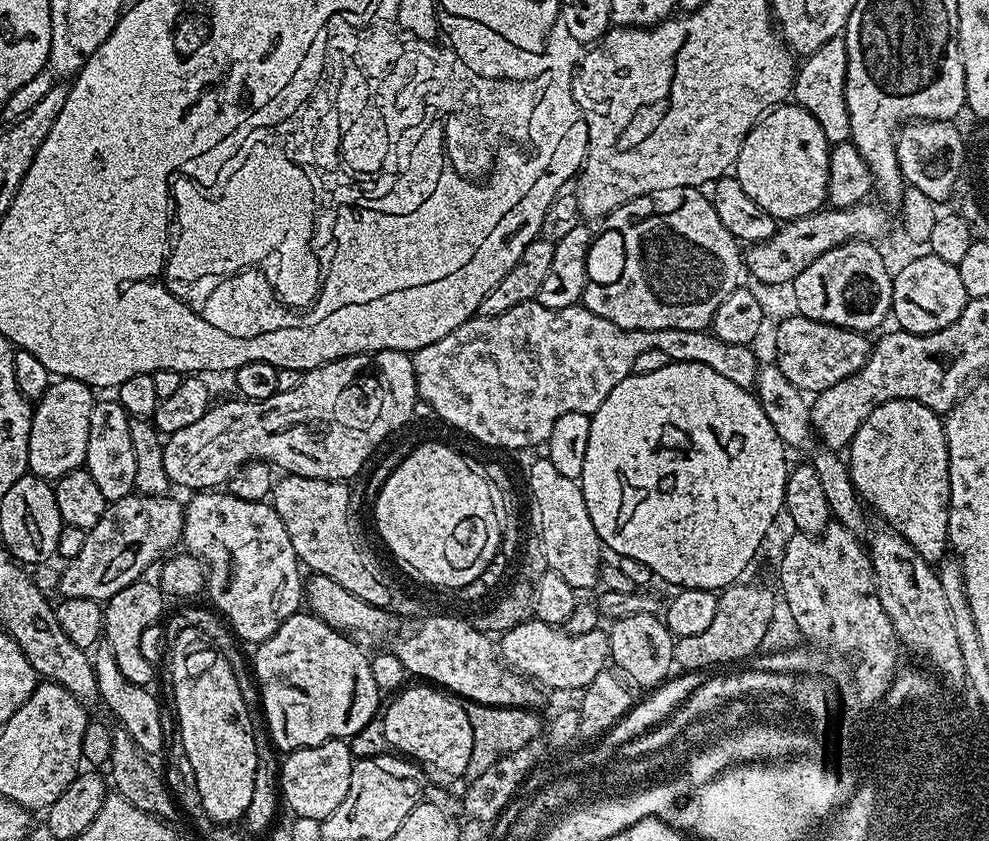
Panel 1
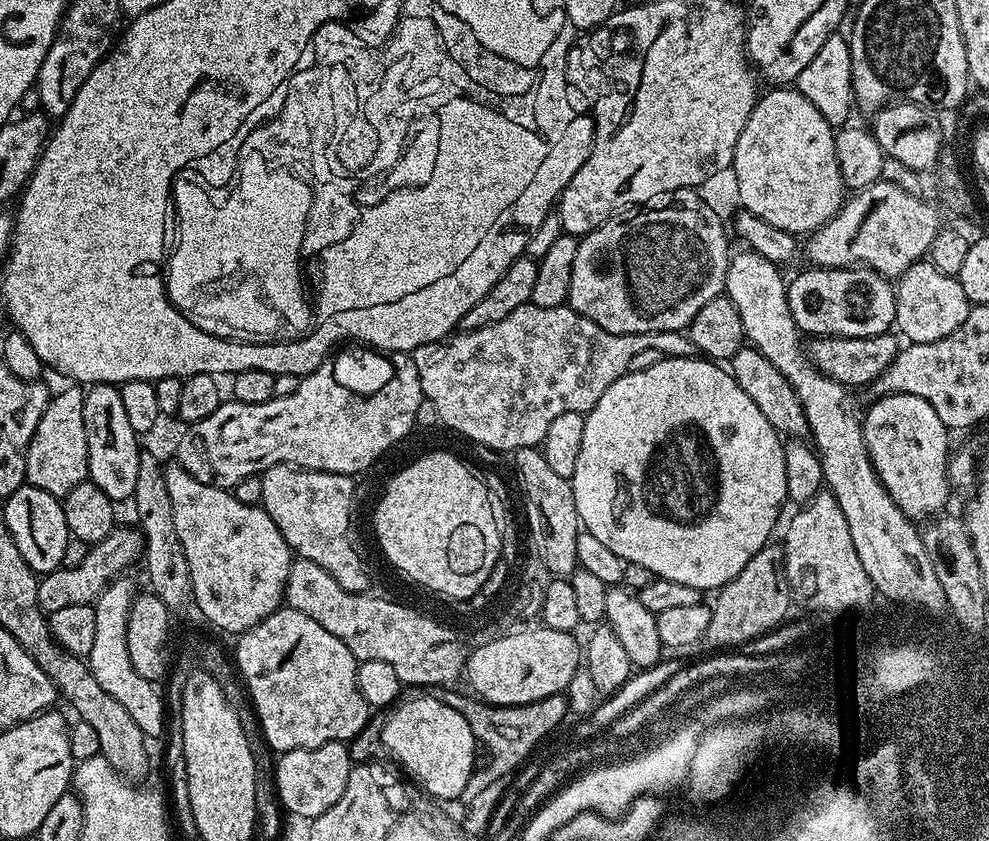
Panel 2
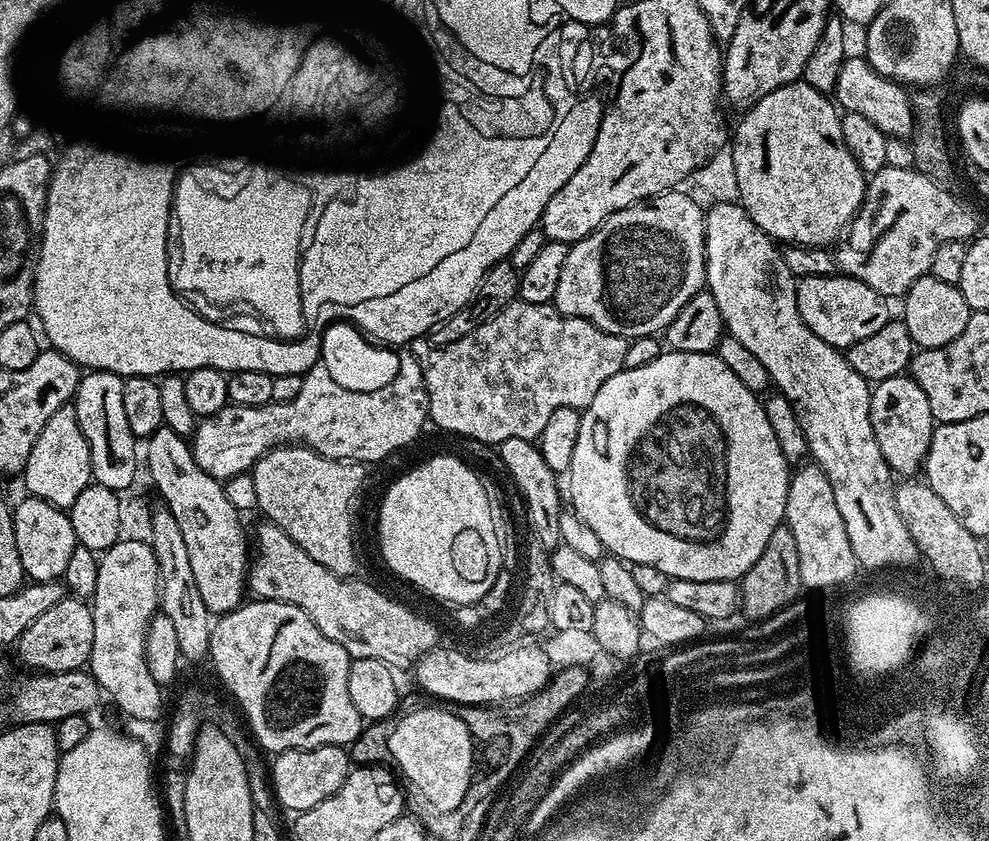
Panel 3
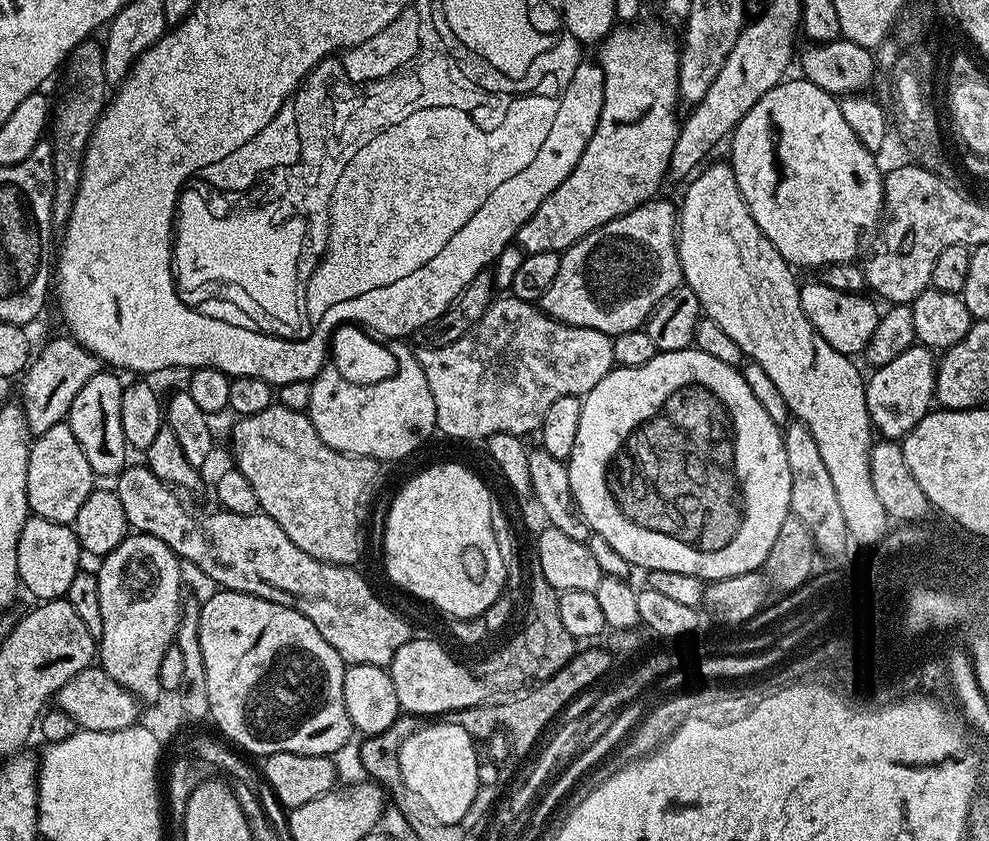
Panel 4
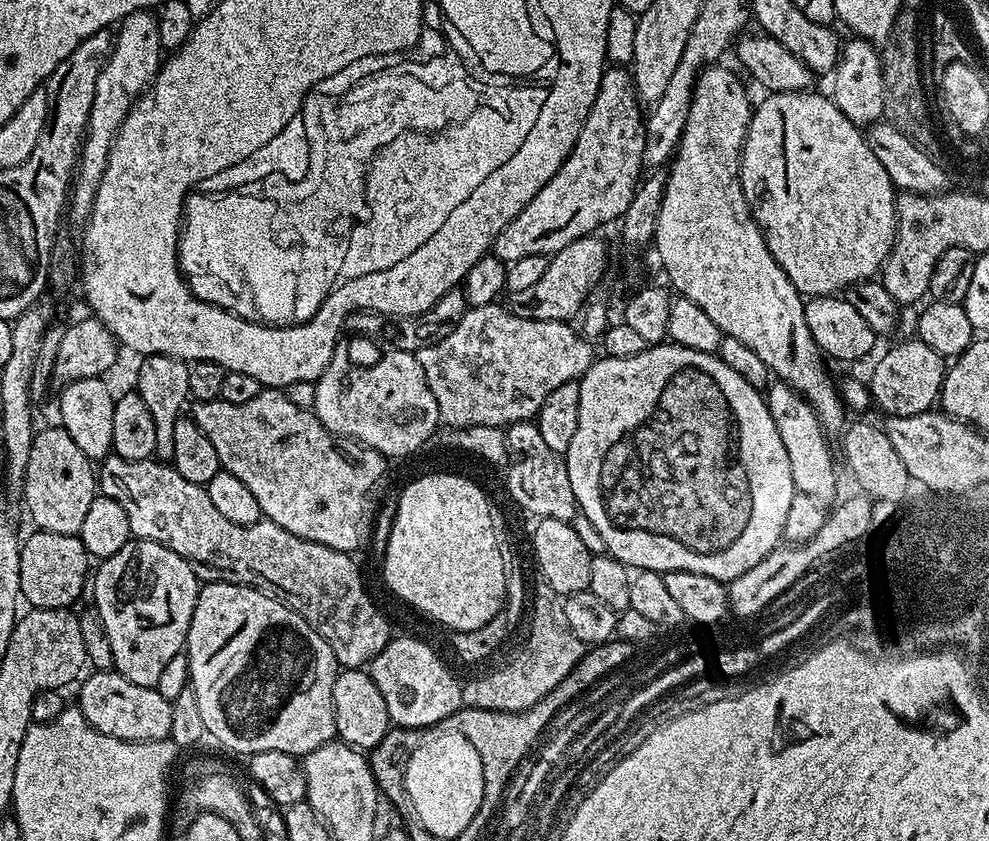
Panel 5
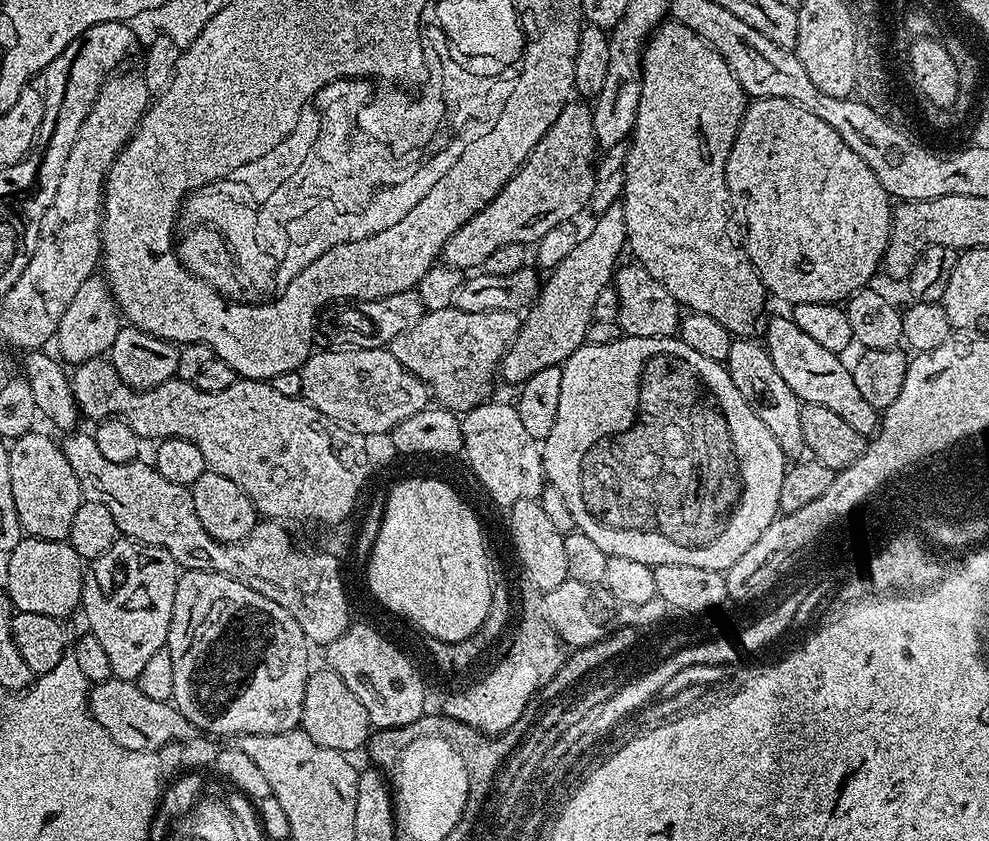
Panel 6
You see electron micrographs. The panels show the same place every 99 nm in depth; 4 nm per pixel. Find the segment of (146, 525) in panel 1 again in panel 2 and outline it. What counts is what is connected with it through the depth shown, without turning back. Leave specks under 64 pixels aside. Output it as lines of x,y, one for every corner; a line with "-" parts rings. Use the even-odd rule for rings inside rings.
117,526
111,534
102,538
102,542
89,547
86,558
78,562
78,566
65,568
63,566
54,572
47,573
38,583
38,603
40,610
51,614
62,610
71,604
92,604
106,590
111,581
117,579
136,559
141,559
144,549
144,537
135,527
123,528

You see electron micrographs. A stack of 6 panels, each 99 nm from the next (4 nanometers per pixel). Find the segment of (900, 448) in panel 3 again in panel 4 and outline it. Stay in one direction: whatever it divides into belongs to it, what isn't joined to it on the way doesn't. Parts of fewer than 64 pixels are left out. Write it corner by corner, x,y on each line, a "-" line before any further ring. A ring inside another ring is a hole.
914,346
906,350
906,354
898,354
894,362
886,362
886,366
875,369
867,377
866,406
872,419
873,429
883,439
899,441
930,410
936,394
936,365
932,360
933,353
923,346

